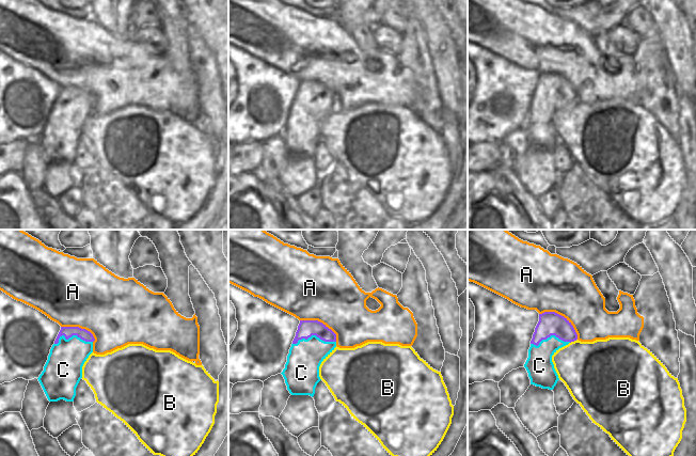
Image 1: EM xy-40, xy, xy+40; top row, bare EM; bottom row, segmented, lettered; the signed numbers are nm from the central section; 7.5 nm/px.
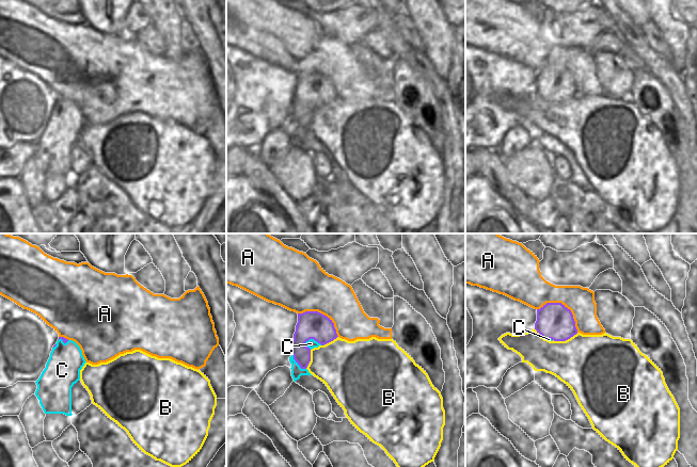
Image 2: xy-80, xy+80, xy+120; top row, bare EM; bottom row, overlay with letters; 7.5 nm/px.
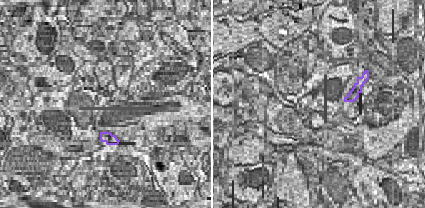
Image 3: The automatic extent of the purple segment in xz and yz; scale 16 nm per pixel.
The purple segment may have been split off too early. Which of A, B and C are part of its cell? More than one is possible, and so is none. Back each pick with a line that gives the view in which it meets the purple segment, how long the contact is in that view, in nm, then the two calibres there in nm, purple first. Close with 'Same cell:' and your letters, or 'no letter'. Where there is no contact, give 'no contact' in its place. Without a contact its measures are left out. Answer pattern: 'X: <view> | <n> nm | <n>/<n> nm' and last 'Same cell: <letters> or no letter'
C: xy | 320 nm | 130/260 nm
Same cell: C

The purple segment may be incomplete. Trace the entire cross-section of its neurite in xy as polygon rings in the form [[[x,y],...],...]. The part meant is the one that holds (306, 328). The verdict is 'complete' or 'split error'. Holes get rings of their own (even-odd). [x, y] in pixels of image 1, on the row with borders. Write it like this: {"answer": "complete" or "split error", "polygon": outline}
{"answer": "split error", "polygon": [[[300,320],[281,373],[291,395],[314,396],[319,366],[336,347],[336,334],[318,320]]]}

